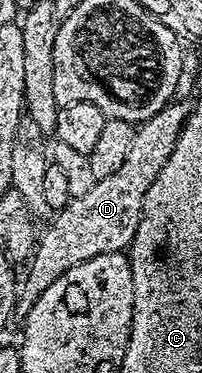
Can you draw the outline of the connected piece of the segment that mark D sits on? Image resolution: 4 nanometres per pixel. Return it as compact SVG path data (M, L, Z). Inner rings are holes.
M170 103L144 120L135 130L132 146L122 160L121 167L100 176L98 183L93 184L82 196L72 196L66 208L56 214L57 219L51 226L56 230L58 244L67 244L71 249L93 255L100 252L101 247L104 252L122 252L130 246L143 217L144 201L149 189L169 161L179 138L181 127L175 118L182 120L185 113L174 107Z

